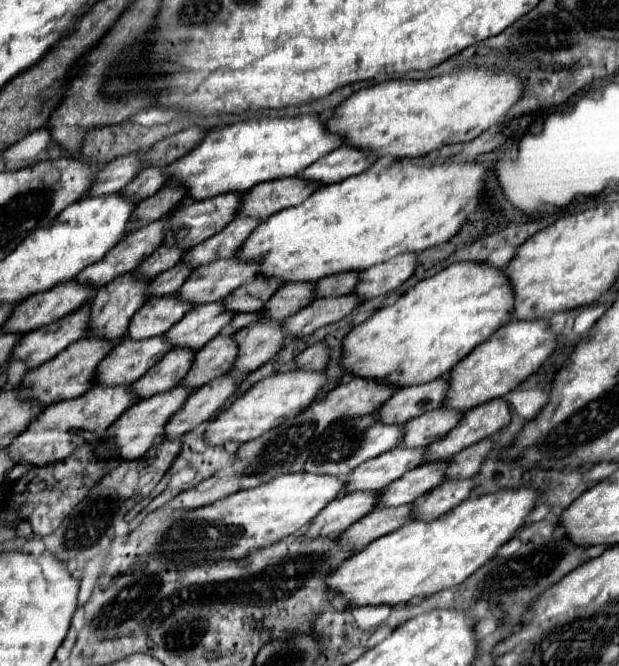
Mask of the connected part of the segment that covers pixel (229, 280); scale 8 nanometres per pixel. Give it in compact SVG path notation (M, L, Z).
M238 257L218 259L208 265L196 267L188 281L178 289L178 293L194 305L212 303L224 299L234 289L256 279L258 275L260 265L256 261L242 261Z

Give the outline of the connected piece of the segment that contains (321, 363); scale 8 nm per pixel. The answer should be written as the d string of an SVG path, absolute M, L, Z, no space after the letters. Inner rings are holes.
M324 341L304 349L298 357L296 357L296 367L298 369L310 369L310 371L324 371L330 359L330 349Z

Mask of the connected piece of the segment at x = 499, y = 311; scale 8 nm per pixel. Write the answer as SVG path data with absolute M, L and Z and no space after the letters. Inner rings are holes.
M458 261L408 289L396 303L378 309L370 319L356 325L344 337L342 363L348 371L360 377L380 379L398 387L420 385L446 375L458 365L476 345L484 343L496 329L500 329L512 315L514 291L504 269L486 265L482 261Z

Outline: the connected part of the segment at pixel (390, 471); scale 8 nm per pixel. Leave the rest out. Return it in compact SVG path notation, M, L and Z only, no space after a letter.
M396 447L388 453L382 453L376 459L370 459L354 469L352 475L342 477L346 479L344 493L368 489L368 491L382 491L392 481L400 479L404 473L416 469L418 465L426 463L426 447Z

